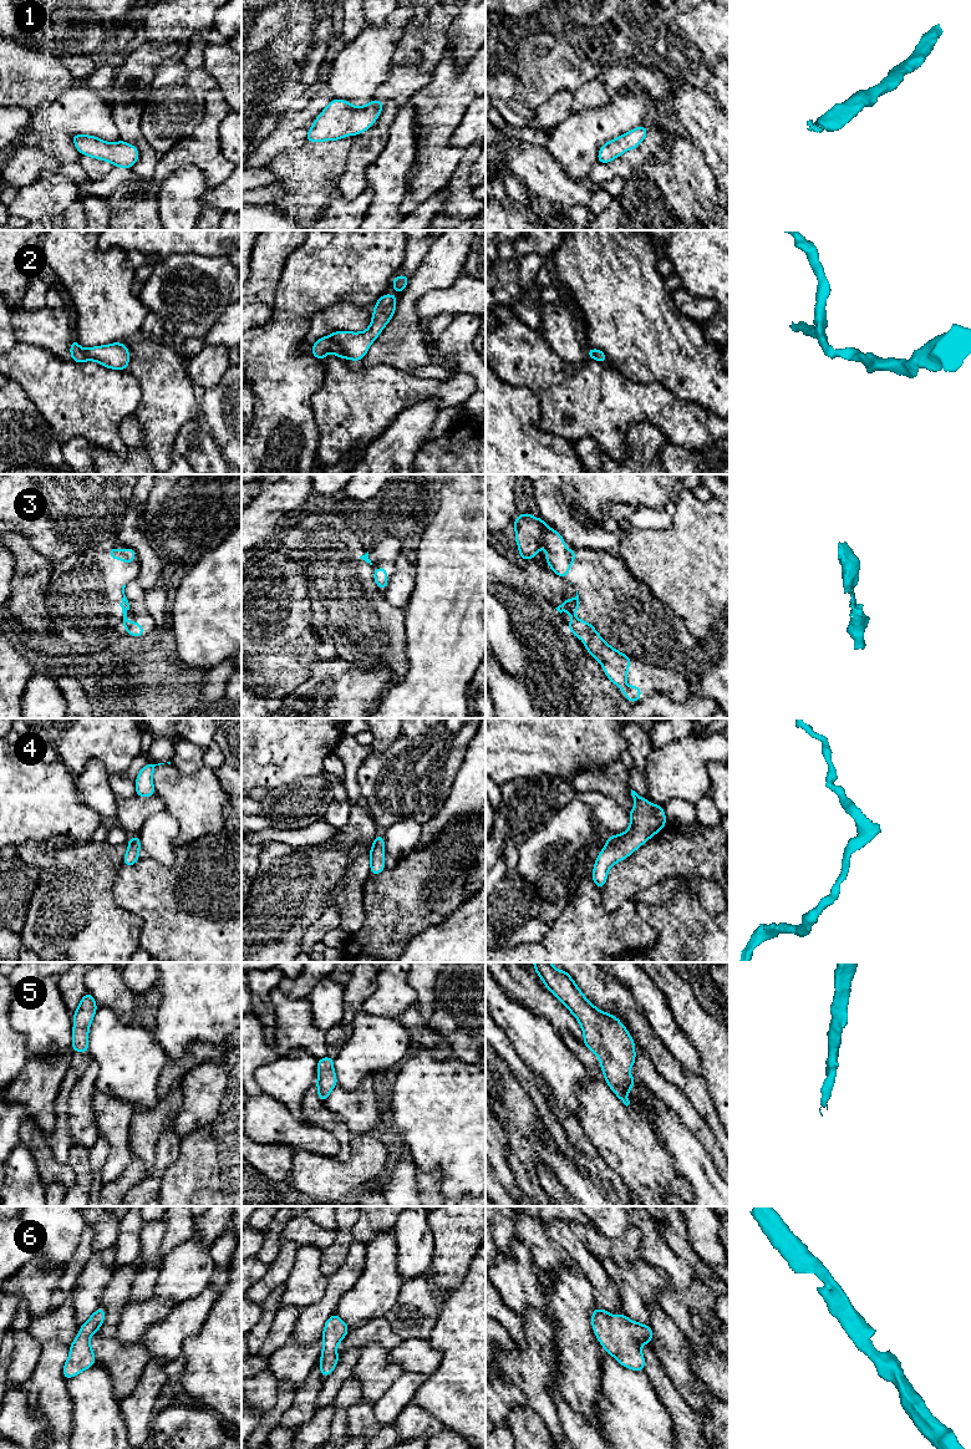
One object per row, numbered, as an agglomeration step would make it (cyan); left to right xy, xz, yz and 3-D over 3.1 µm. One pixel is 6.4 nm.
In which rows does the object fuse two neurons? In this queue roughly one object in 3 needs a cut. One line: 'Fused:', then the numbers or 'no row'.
Fused: 3

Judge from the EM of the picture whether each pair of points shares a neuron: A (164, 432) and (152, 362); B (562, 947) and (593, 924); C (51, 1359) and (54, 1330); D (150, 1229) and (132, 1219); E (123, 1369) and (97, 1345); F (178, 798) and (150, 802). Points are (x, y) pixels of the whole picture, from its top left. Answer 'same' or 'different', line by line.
A: same
B: same
C: different
D: different
E: same
F: different

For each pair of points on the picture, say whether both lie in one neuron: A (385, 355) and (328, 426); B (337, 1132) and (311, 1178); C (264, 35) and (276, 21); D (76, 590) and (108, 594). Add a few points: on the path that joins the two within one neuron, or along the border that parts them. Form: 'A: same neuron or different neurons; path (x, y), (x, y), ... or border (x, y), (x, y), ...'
A: different neurons; border (360, 361), (365, 366), (391, 365), (406, 372)
B: different neurons; border (352, 1135), (350, 1157), (341, 1163)
C: same neuron; path (267, 31), (273, 25)
D: same neuron; path (84, 589), (101, 590)

